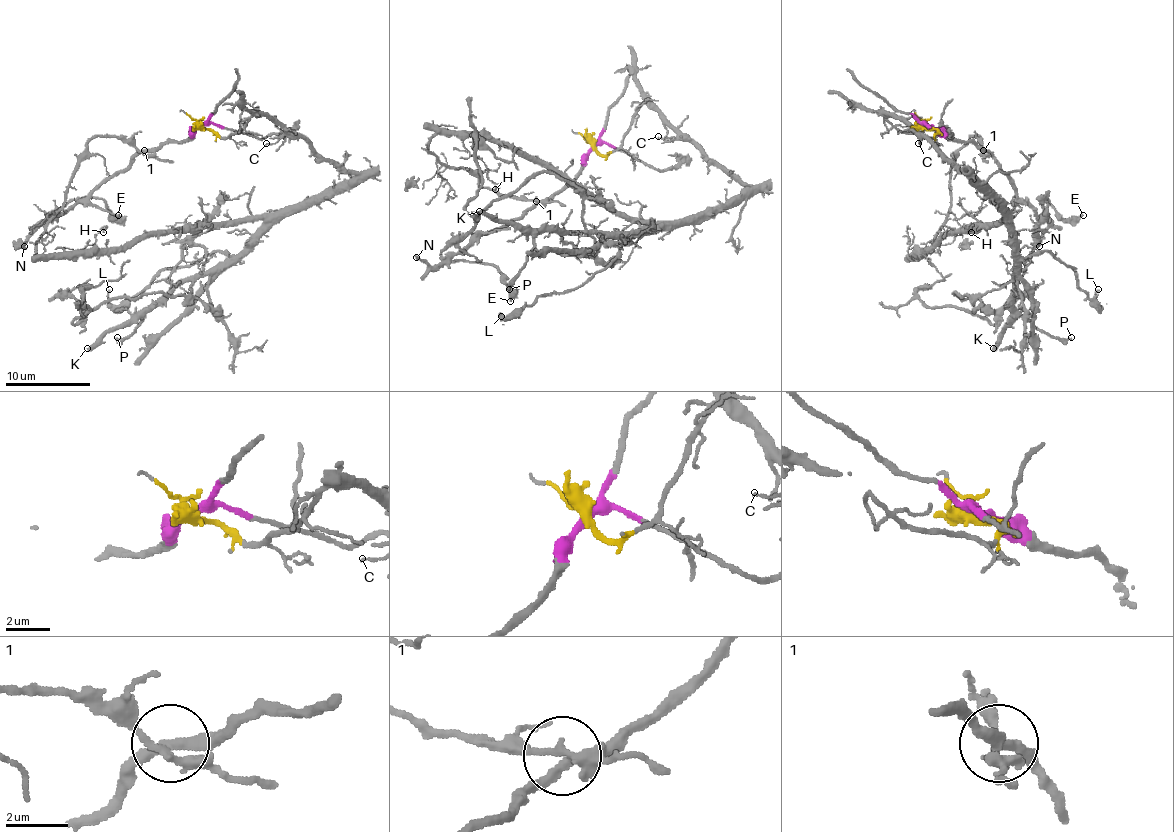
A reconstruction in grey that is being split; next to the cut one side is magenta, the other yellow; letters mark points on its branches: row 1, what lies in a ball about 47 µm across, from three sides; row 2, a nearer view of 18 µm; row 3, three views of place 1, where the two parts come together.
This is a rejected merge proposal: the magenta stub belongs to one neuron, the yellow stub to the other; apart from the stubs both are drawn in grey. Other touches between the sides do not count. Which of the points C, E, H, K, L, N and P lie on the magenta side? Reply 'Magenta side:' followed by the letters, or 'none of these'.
Magenta side: E, N

